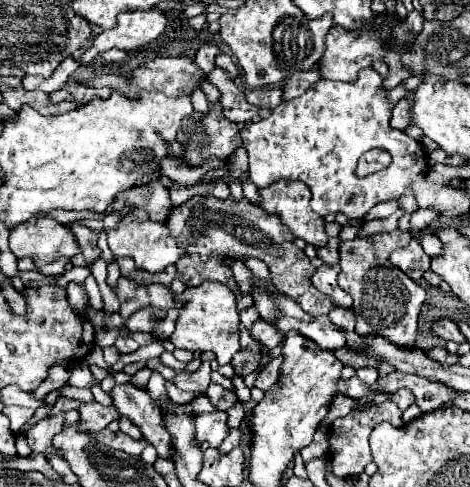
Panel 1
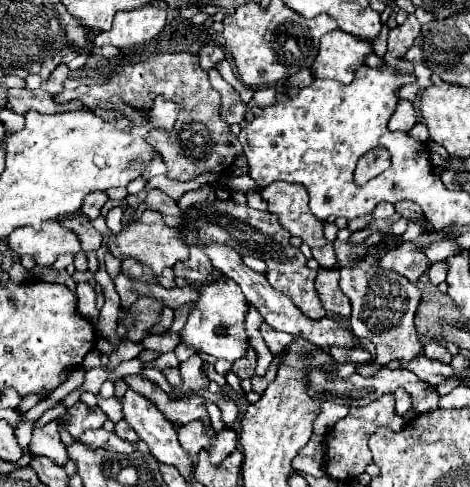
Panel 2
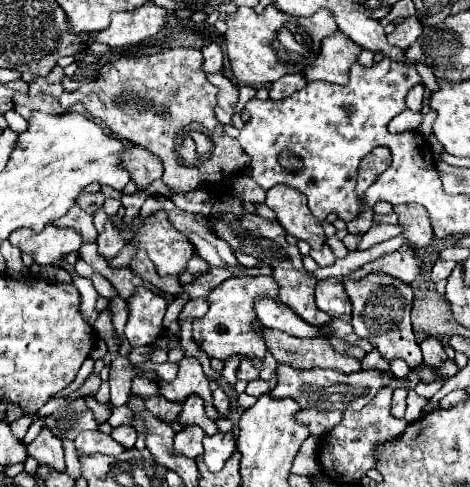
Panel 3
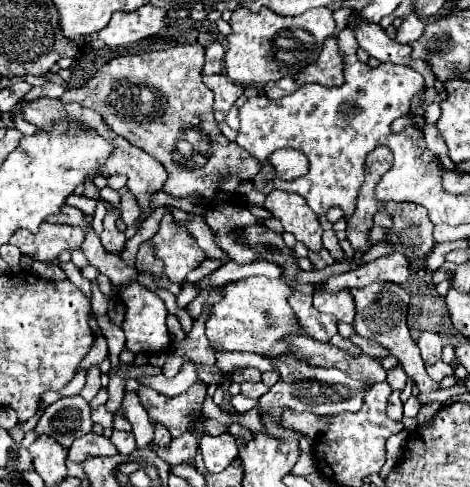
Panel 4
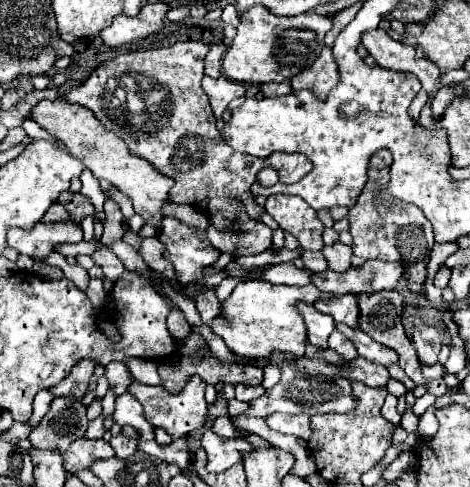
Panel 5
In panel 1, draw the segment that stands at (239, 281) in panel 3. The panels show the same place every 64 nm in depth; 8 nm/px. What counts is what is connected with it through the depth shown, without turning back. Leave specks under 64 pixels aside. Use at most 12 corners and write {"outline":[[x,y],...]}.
{"outline":[[216,282],[186,288],[176,348],[214,352],[240,350],[234,294]]}

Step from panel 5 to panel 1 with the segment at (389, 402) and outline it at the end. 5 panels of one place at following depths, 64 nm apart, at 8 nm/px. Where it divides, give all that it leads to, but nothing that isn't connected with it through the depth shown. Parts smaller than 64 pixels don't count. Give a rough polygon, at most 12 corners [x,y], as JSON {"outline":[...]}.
{"outline":[[408,388],[390,394],[400,410],[414,402],[414,394]]}

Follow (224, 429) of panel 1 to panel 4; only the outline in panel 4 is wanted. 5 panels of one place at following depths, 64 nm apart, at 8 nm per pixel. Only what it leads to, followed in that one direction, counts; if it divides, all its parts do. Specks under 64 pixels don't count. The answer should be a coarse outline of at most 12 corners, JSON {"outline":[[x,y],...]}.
{"outline":[[188,430],[154,452],[168,464],[190,462],[198,432]]}

